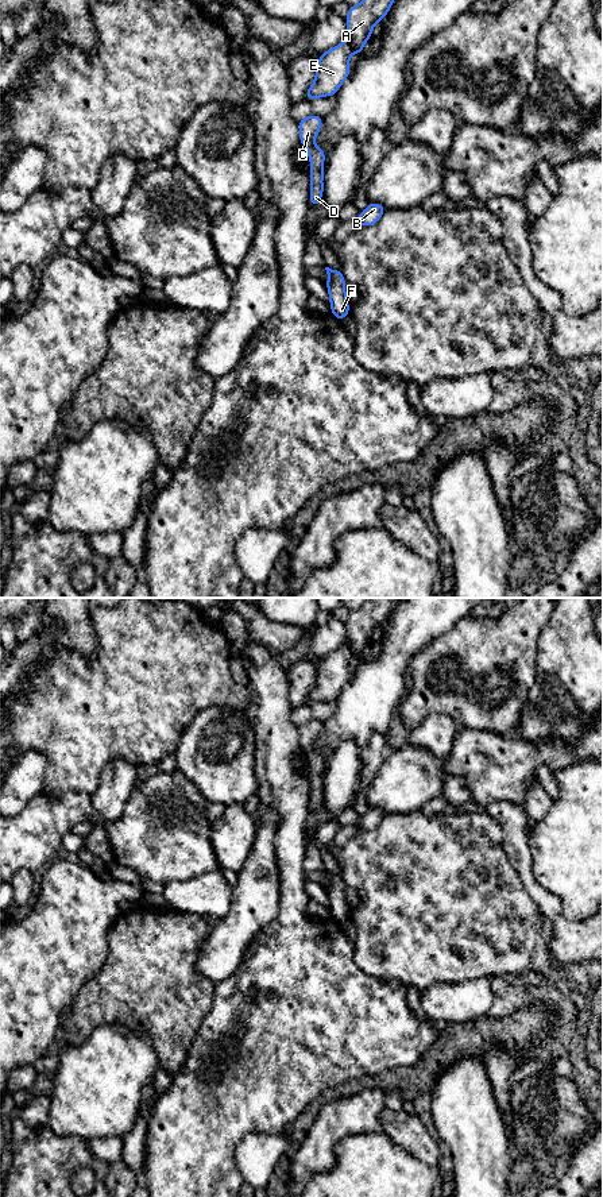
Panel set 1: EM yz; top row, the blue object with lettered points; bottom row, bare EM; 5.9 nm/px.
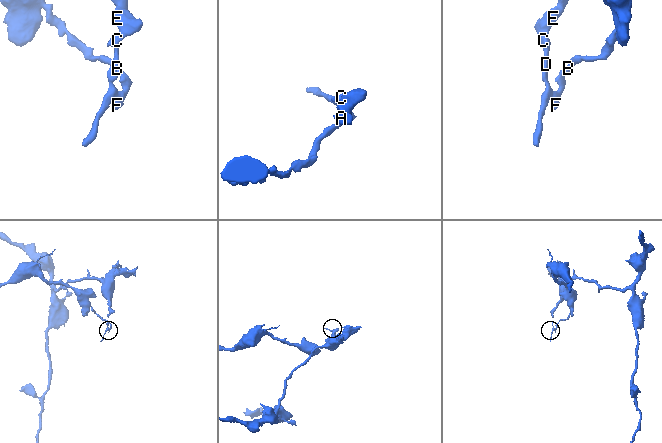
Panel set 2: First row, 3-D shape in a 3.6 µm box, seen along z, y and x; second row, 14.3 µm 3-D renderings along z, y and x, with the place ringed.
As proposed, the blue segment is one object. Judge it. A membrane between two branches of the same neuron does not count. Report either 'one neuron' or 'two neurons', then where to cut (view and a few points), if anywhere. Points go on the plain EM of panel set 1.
two neurons; cut yz (333, 875), (331, 881)

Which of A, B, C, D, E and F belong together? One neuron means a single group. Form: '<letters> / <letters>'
A C D E / B F

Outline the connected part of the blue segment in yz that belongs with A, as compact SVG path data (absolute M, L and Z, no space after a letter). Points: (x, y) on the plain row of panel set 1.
M368 598L359 609L349 611L345 623L351 642L320 659L316 683L305 703L333 700L351 679L351 659L362 660L363 650L372 641L372 633L382 626L394 609L395 601L405 598Z

